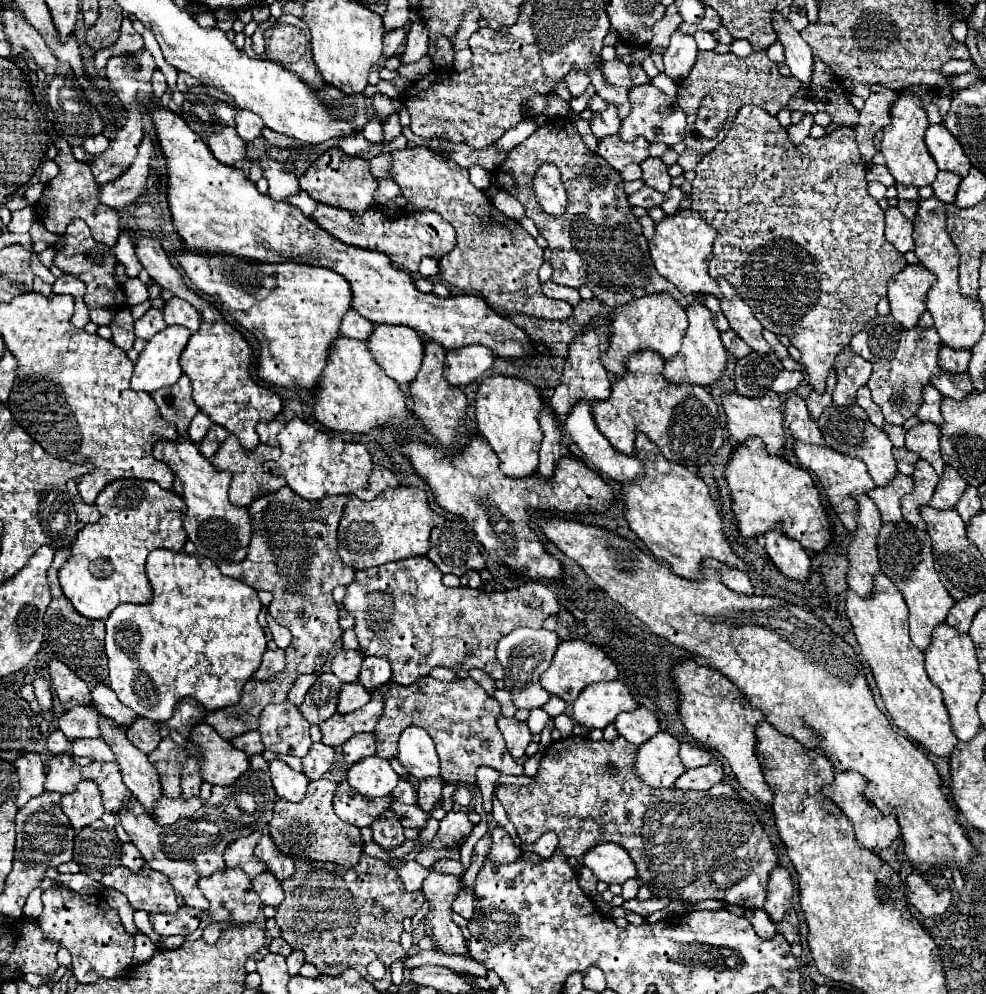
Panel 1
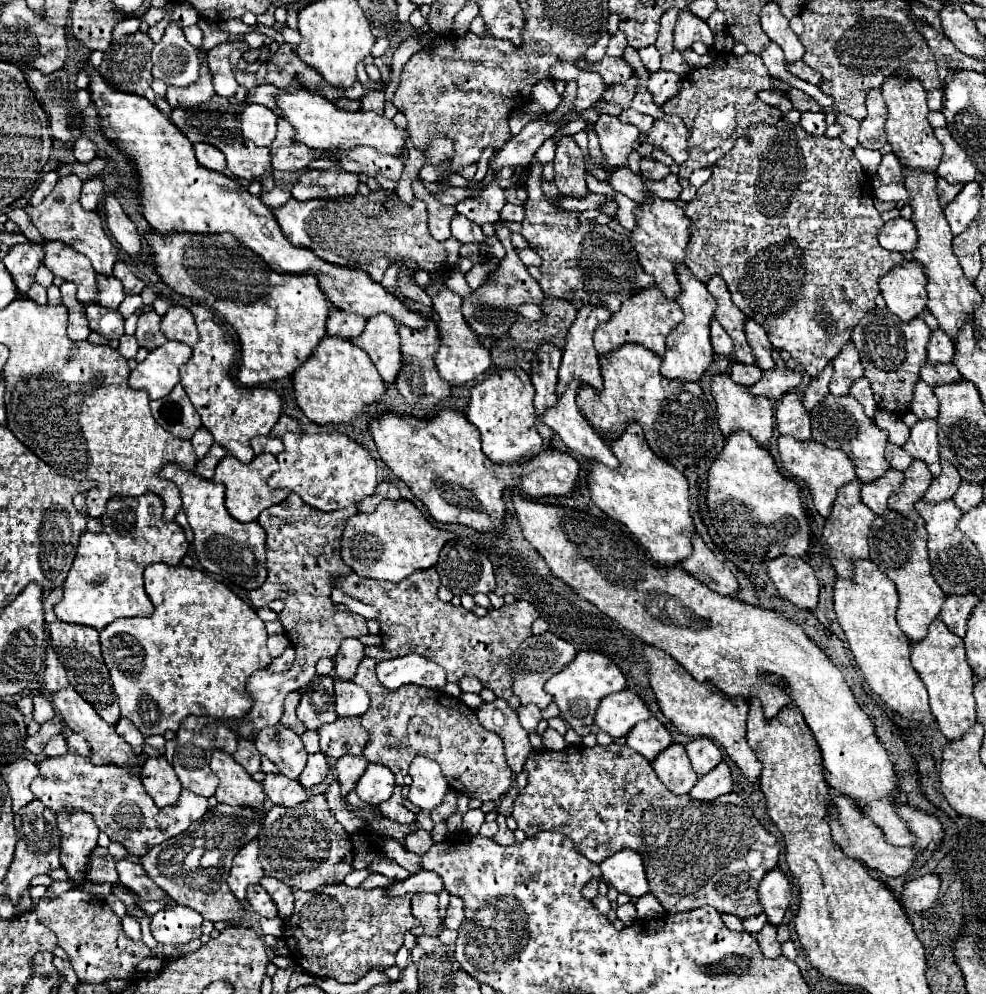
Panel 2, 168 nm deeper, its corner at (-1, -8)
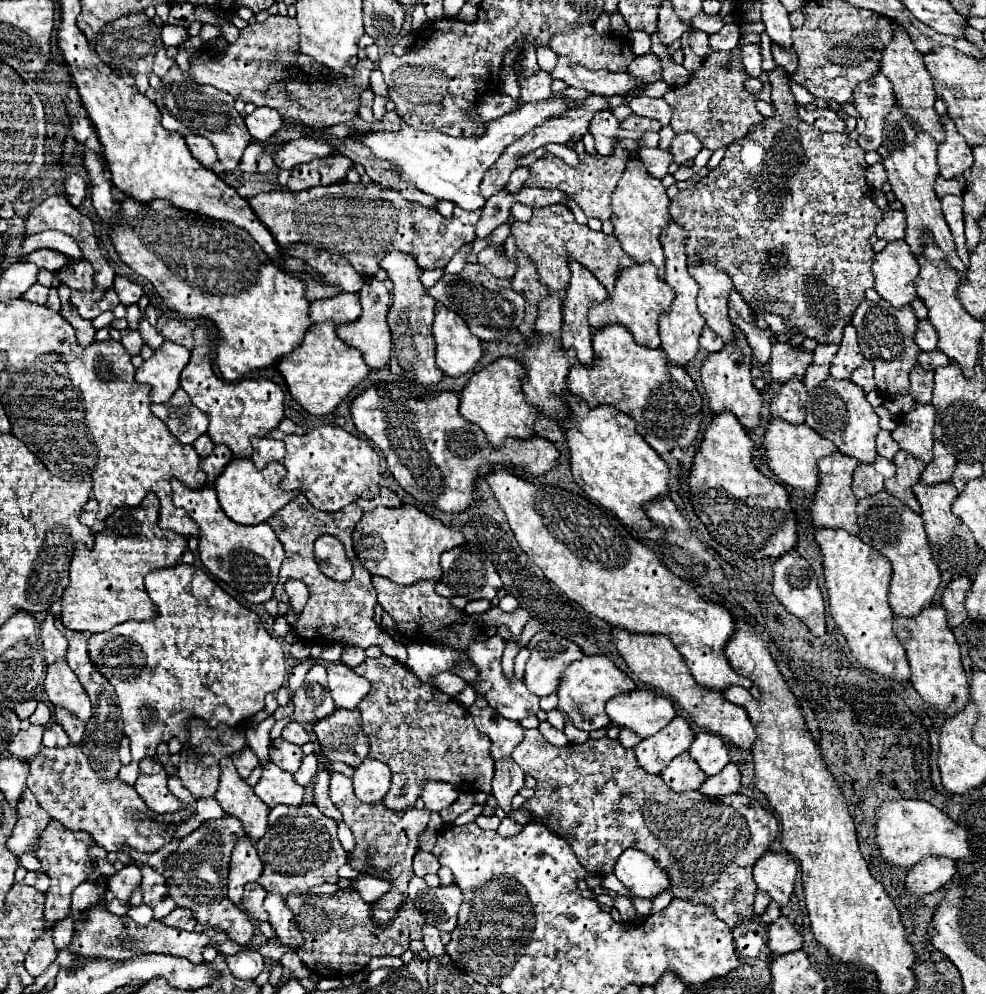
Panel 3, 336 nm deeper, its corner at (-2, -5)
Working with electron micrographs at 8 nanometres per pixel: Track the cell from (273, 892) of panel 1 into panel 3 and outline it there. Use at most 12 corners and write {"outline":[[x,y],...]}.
{"outline":[[258,882],[246,884],[242,908],[254,920],[268,920]]}

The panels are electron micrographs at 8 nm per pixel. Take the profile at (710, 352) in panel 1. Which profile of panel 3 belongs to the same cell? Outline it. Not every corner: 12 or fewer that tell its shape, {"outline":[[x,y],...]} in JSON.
{"outline":[[670,218],[660,244],[676,292],[660,316],[660,348],[684,366],[706,322],[686,268],[686,232]]}

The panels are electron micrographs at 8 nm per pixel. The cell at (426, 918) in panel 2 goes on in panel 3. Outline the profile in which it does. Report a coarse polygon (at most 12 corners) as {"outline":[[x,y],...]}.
{"outline":[[424,926],[422,942],[428,958],[444,956],[440,932]]}

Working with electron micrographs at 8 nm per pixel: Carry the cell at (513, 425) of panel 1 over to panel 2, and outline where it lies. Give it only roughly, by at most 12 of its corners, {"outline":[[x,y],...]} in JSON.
{"outline":[[523,369],[471,389],[467,419],[499,465],[543,449]]}

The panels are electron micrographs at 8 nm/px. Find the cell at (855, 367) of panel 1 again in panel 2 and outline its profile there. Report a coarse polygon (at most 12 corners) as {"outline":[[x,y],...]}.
{"outline":[[851,341],[833,359],[829,391],[843,397],[865,373]]}

